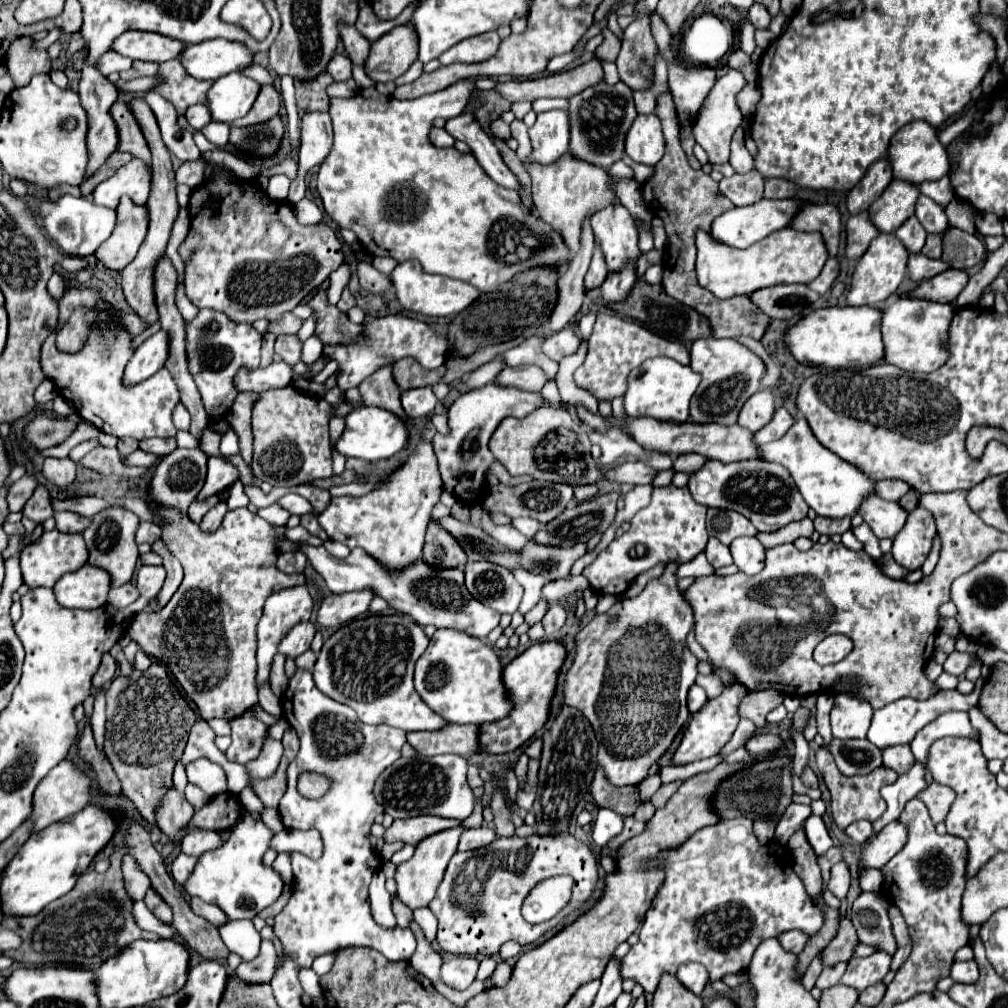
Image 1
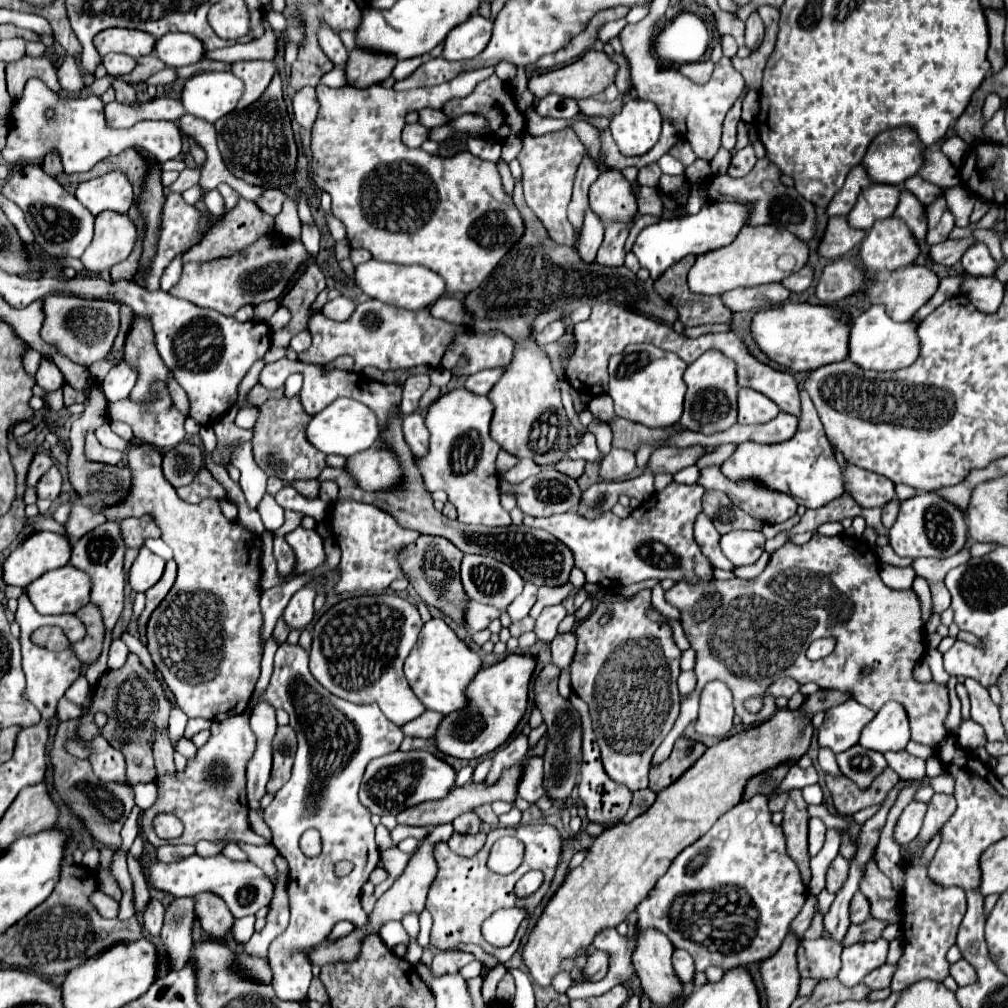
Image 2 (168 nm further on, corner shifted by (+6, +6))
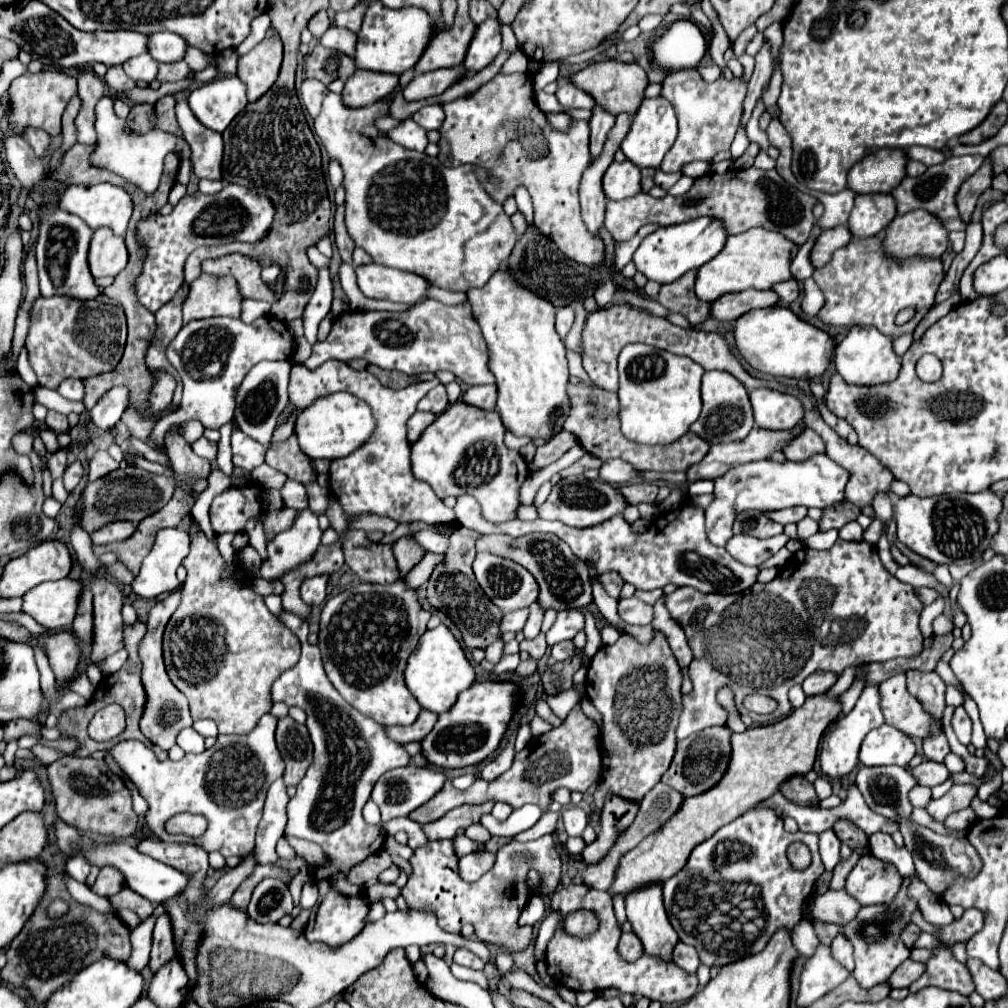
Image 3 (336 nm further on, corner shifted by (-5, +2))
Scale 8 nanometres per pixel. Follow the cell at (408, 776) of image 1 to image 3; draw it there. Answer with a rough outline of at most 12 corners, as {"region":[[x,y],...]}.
{"region":[[398,767],[372,791],[382,821],[406,817],[446,777],[434,767]]}

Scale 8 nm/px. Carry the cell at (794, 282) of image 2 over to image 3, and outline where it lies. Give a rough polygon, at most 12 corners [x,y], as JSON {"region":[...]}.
{"region":[[790,279],[776,283],[772,291],[784,305],[798,299],[800,285]]}

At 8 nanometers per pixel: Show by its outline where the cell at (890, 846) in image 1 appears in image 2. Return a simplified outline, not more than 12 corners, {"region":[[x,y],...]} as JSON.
{"region":[[911,801],[899,815],[895,843],[907,845],[919,835],[927,803]]}

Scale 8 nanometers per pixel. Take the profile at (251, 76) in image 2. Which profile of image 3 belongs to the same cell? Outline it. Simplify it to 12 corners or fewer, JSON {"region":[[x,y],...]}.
{"region":[[274,27],[238,57],[250,101],[278,77],[282,43]]}

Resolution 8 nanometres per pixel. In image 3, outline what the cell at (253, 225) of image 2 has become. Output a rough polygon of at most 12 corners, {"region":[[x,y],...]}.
{"region":[[240,253],[204,261],[202,271],[234,277],[242,297],[276,301],[260,263]]}

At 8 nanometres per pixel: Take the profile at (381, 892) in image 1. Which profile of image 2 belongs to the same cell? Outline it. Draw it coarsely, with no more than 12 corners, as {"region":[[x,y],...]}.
{"region":[[399,921],[383,923],[379,937],[391,949],[409,943]]}

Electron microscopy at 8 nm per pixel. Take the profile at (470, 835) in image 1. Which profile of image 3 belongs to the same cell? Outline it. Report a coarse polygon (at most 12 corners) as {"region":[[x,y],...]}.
{"region":[[474,851],[460,859],[460,877],[480,879],[494,865],[490,851]]}

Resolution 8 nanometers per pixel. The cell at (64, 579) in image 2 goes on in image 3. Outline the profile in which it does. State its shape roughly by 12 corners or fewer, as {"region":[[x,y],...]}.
{"region":[[68,577],[40,583],[22,611],[50,631],[74,621],[82,585]]}

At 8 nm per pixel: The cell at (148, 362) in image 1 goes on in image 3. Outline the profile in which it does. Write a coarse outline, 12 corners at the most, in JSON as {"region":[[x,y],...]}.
{"region":[[114,387],[90,409],[90,421],[112,429],[128,405],[128,389]]}

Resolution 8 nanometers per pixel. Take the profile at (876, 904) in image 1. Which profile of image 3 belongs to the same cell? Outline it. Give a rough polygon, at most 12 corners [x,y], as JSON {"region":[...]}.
{"region":[[846,889],[812,901],[812,917],[846,925],[858,915],[858,901]]}

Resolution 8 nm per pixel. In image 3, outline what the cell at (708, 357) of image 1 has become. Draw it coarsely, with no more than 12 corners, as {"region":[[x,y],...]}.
{"region":[[726,371],[702,377],[690,431],[710,445],[754,427],[748,391]]}

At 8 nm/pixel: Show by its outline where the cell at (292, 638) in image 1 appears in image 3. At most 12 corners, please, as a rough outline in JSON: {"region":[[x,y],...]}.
{"region":[[328,575],[304,579],[300,597],[306,605],[326,601]]}

